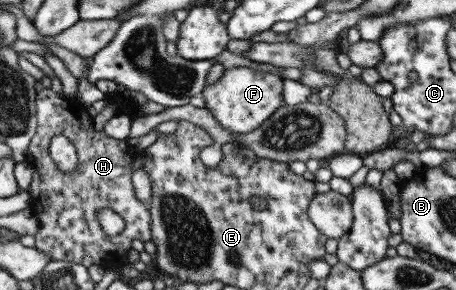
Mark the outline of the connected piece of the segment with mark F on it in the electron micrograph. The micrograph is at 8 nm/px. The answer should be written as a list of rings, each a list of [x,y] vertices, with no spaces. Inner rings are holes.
[[[246,68],[225,70],[221,79],[213,85],[203,88],[203,97],[207,102],[205,108],[215,116],[215,120],[229,132],[246,134],[259,128],[283,104],[283,79],[273,74],[249,72]]]

